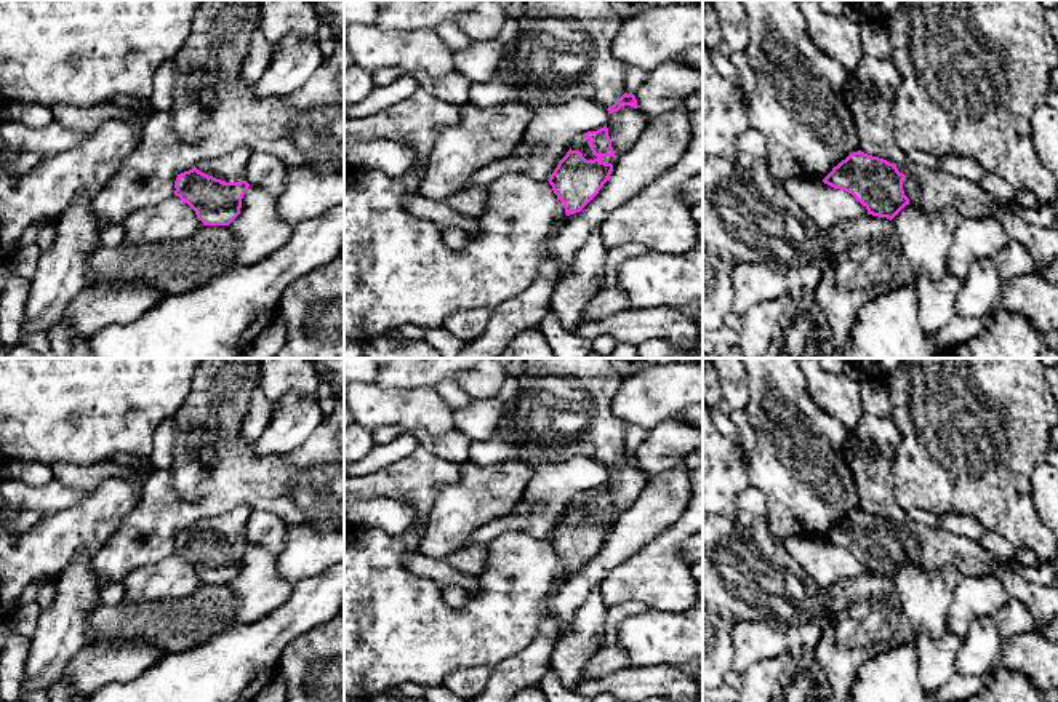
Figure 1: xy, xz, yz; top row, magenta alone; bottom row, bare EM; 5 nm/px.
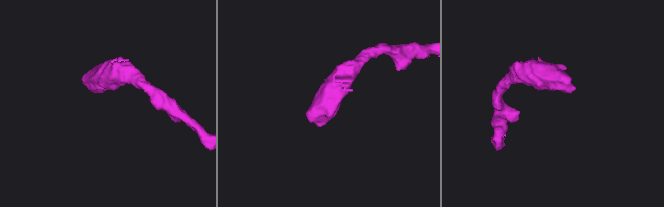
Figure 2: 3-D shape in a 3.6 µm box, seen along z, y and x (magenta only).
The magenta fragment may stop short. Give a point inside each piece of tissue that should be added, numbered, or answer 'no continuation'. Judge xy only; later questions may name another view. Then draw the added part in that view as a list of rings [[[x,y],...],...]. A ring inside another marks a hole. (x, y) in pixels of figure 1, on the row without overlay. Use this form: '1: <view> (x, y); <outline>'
1: xy (231, 525); [[[237,504],[226,513],[198,520],[195,526],[226,540],[240,540],[245,539],[245,528],[251,513],[253,509],[248,504]]]

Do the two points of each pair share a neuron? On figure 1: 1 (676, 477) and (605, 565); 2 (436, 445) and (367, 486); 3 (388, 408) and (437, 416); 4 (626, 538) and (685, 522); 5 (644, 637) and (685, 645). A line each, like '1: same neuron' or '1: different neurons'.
1: same neuron
2: different neurons
3: same neuron
4: different neurons
5: same neuron

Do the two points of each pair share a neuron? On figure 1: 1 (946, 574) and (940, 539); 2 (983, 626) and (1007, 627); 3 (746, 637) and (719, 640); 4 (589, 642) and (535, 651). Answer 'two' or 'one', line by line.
1: two
2: two
3: two
4: two

